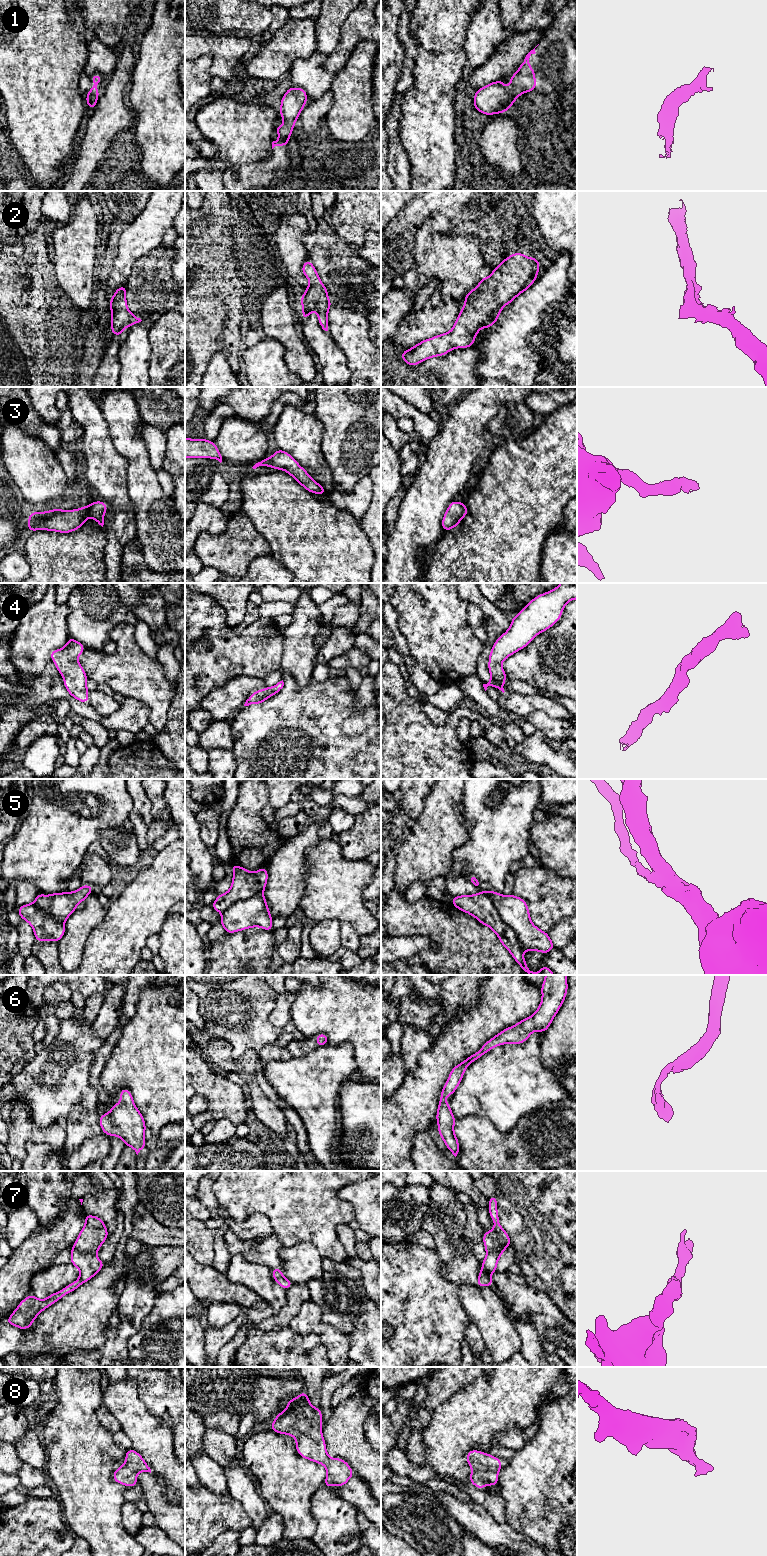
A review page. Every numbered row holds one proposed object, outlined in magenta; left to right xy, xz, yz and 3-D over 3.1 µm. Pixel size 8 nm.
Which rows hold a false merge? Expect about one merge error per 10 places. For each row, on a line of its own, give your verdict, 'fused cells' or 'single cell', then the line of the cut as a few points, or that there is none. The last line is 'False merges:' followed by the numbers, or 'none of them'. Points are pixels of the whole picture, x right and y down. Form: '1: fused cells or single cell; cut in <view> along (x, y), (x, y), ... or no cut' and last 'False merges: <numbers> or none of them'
1: single cell; no cut
2: single cell; no cut
3: single cell; no cut
4: single cell; no cut
5: fused cells; cut in yz along (485, 892), (500, 918), (514, 931), (523, 948)
6: single cell; no cut
7: single cell; no cut
8: single cell; no cut
False merges: 5

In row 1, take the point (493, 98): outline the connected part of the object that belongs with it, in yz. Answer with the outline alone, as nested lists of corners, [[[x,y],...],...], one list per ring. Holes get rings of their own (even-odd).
[[[538,44],[538,45],[539,45],[539,44]],[[537,45],[537,46],[538,46],[538,45]],[[536,46],[536,47],[537,47],[537,46]],[[535,47],[535,48],[536,48],[536,47]],[[534,48],[533,50],[531,50],[531,51],[526,55],[526,57],[525,57],[524,61],[522,62],[522,64],[520,65],[518,71],[510,77],[510,87],[509,87],[508,89],[507,89],[507,88],[505,87],[505,85],[503,84],[503,80],[502,80],[502,79],[499,80],[499,81],[492,82],[492,83],[484,86],[484,87],[482,87],[482,88],[480,88],[480,89],[477,89],[477,91],[476,91],[475,94],[474,94],[474,109],[475,109],[475,110],[479,111],[479,112],[482,113],[482,114],[488,115],[488,116],[493,115],[493,114],[496,114],[496,113],[499,113],[499,114],[504,113],[504,112],[506,112],[506,111],[514,104],[514,101],[515,101],[521,94],[526,93],[526,92],[531,92],[531,91],[533,91],[533,90],[537,87],[537,83],[536,83],[536,79],[535,79],[535,71],[534,71],[533,68],[528,64],[528,63],[529,63],[529,58],[530,58],[530,56],[531,56],[532,54],[535,54],[535,53],[536,53],[536,52],[535,52],[535,48]]]

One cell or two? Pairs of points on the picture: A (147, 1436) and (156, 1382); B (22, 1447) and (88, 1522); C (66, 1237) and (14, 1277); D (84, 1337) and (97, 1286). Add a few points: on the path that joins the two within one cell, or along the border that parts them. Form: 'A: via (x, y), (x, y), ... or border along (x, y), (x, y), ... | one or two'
A: border along (138, 1392), (138, 1398), (146, 1408), (169, 1427) | two
B: border along (42, 1445), (45, 1451), (45, 1468) | two
C: via (53, 1239), (27, 1264) | one
D: via (84, 1324), (84, 1313), (96, 1299) | one

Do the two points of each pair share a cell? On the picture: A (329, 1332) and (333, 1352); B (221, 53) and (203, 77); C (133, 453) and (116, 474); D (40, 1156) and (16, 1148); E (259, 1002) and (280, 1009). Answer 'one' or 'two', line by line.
A: one
B: two
C: two
D: two
E: two

